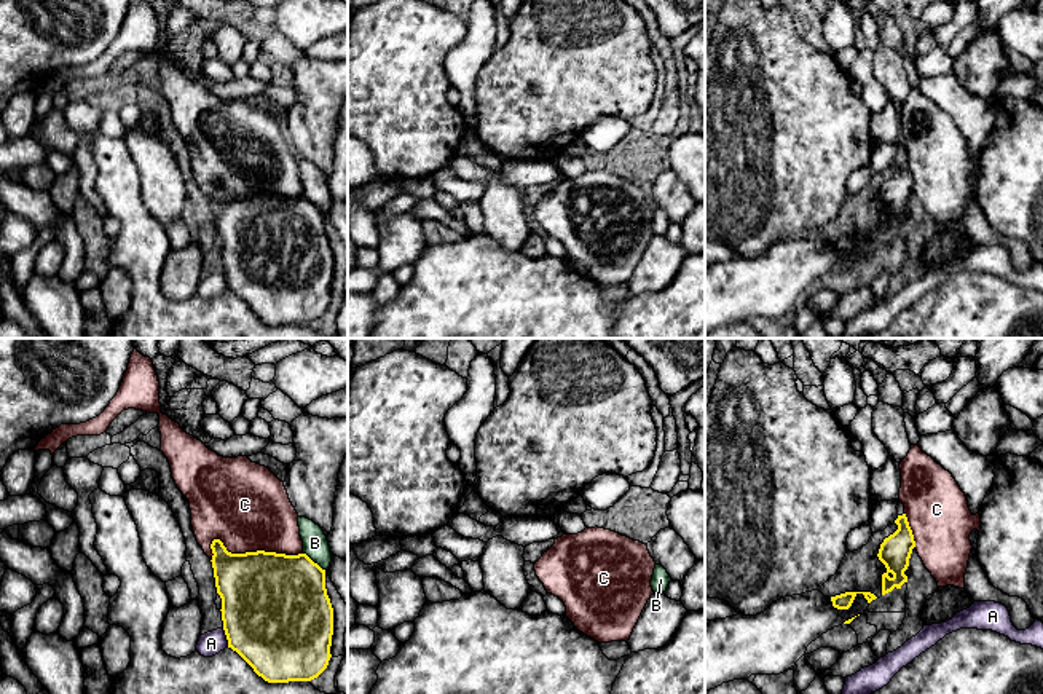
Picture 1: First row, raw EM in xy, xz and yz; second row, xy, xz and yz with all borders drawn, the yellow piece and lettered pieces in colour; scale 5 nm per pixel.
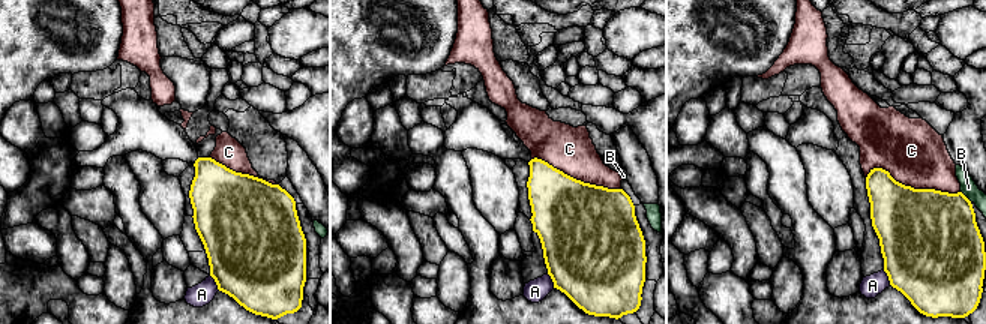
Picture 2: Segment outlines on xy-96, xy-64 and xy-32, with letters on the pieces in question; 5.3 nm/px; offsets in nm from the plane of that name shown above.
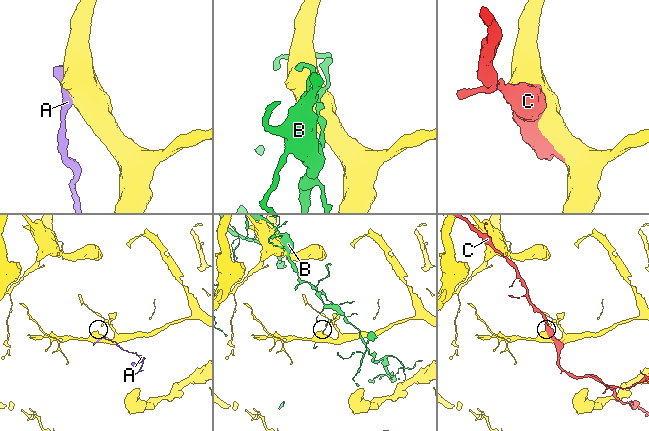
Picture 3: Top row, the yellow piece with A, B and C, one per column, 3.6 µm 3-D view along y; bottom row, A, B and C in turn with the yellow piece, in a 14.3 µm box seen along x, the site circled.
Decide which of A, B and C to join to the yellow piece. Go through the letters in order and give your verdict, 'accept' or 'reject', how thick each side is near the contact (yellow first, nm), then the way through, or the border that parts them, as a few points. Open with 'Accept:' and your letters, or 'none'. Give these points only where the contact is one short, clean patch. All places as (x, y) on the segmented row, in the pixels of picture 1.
Accept: none
A: reject; 500 nm thick on the yellow side, 120 nm on the other; border along xy (222, 629), (228, 646)
B: reject; 460 nm thick on the yellow side, 130 nm on the other
C: reject; 480 nm thick on the yellow side, 420 nm on the other

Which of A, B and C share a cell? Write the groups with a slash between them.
A / B / C

